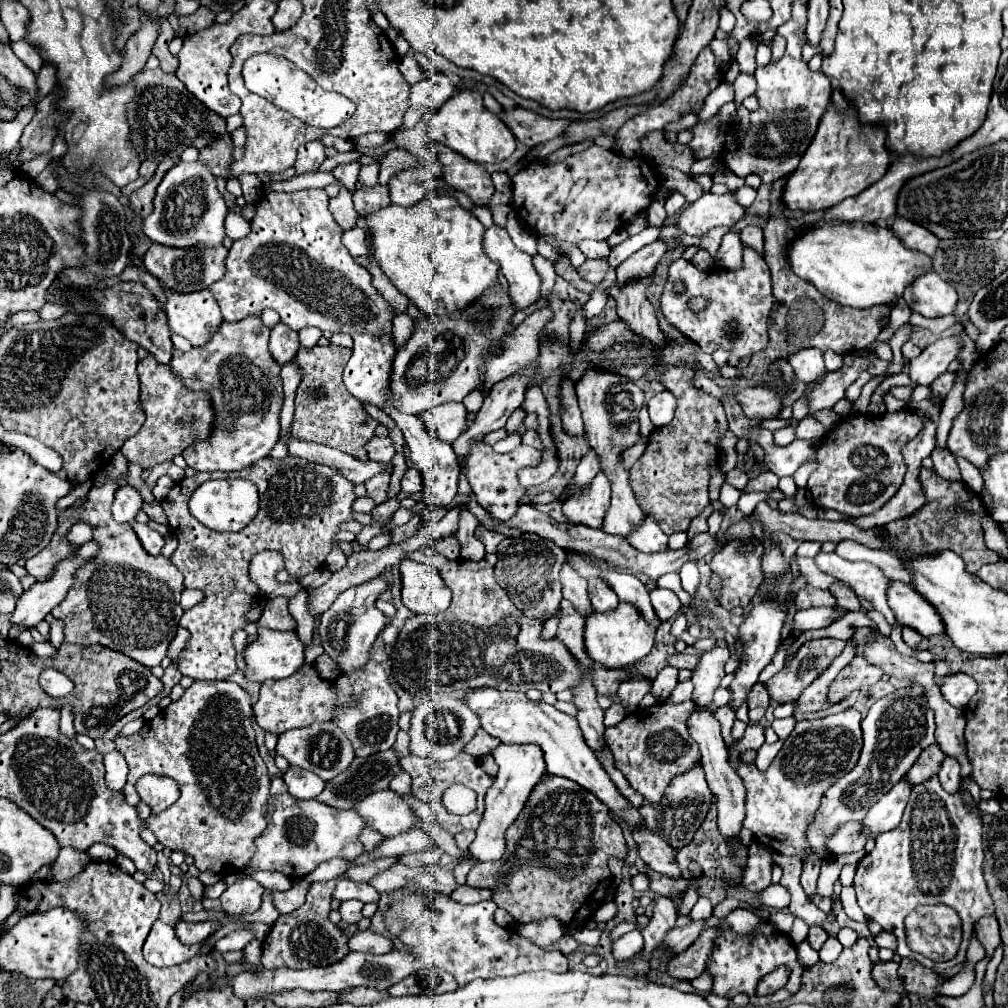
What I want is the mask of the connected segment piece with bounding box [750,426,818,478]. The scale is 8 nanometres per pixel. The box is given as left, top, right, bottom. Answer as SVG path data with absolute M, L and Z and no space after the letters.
M754 426L750 430L750 438L756 440L764 448L764 452L766 452L764 462L778 478L792 476L806 462L806 458L812 456L812 452L816 452L816 448L818 448L816 446L818 440L810 440L810 442L808 440L794 440L786 448L780 448L774 444L772 432L764 430L760 426Z

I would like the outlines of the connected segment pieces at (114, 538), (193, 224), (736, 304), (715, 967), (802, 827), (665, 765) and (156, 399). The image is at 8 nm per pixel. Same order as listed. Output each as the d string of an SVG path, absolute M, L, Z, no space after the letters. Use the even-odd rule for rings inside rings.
M116 482L92 486L82 508L60 512L56 536L52 536L48 548L26 560L26 570L36 576L36 580L48 580L54 566L78 550L78 546L68 542L70 528L76 522L90 524L92 540L100 544L100 550L90 562L74 572L74 584L68 590L68 596L52 610L52 614L64 622L64 642L78 646L102 644L152 668L162 662L166 648L178 630L178 616L184 612L180 608L184 578L168 558L144 552L130 524L112 520L110 506L116 488Z
M178 162L170 168L156 188L154 212L144 218L142 232L152 242L170 248L194 248L194 246L220 246L224 240L224 218L228 208L222 194L216 190L214 176L206 164Z
M744 248L744 266L736 270L728 268L710 268L698 270L684 258L678 258L670 264L664 292L660 294L660 312L672 328L676 328L684 338L698 344L706 354L716 352L718 348L730 352L728 364L738 366L742 358L754 356L768 348L768 320L774 306L770 270L764 262L764 256L752 248ZM676 280L686 284L686 292L676 296L672 286ZM702 296L708 300L708 306L700 312L688 308L688 298Z
M762 922L754 932L746 934L746 936L736 934L732 928L718 930L718 934L714 938L710 962L706 964L706 972L714 980L710 992L714 992L718 996L724 996L728 1000L734 998L736 994L748 994L752 1006L768 1006L768 1004L782 1002L782 1000L790 998L792 994L796 994L800 990L800 986L802 986L802 970L804 970L804 966L798 962L796 946L790 940L790 936L784 934L784 932L780 932L778 928L774 928L770 922ZM780 964L786 964L792 970L788 984L782 990L774 992L774 994L758 998L756 996L756 984L766 974L770 974L774 968L778 968Z
M854 708L822 720L800 720L768 770L760 772L756 764L740 760L736 772L748 792L744 828L748 828L758 842L784 856L804 856L810 850L806 830L820 806L820 796L850 772L860 758L860 720L862 716Z
M670 700L656 702L650 708L640 708L628 714L620 724L606 728L604 738L614 754L616 768L624 774L628 784L644 794L650 802L660 802L666 786L678 774L684 774L700 764L700 750L688 732L688 718L696 704L692 700L674 704Z
M150 354L144 360L138 362L138 376L140 376L140 404L144 408L146 422L142 424L138 434L134 434L132 438L128 438L124 442L122 454L128 458L128 462L142 466L142 470L148 470L154 464L172 460L176 454L182 454L194 442L206 440L210 436L210 432L212 432L212 426L214 426L214 408L212 408L210 396L206 396L204 392L194 392L188 386L184 386L178 380L178 376L174 376L170 372L170 368L164 368L162 364L156 364L154 356L150 356Z

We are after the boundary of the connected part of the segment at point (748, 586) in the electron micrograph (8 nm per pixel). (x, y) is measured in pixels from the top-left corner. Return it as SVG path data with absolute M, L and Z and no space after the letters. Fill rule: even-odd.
M734 538L714 554L710 568L714 574L720 576L722 590L716 596L720 606L724 606L726 610L732 610L736 606L746 608L752 602L752 598L756 596L756 592L762 584L762 572L760 572L762 552L764 552L764 546L760 540L756 540L756 538Z

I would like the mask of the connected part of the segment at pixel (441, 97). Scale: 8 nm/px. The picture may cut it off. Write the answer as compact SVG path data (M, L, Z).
M430 74L422 82L414 84L410 92L410 110L404 114L398 130L414 128L430 108L440 108L452 98L452 94L454 84L446 74Z

